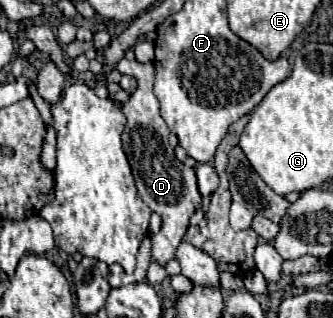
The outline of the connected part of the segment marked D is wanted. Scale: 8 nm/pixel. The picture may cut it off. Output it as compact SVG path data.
M121 59L117 63L117 69L123 75L133 75L139 83L135 93L131 93L129 103L121 107L123 115L127 117L127 125L123 129L123 149L133 169L139 197L151 207L151 211L157 211L163 217L161 231L151 237L151 261L165 267L171 259L175 259L177 245L181 243L189 227L191 215L197 211L197 207L201 207L201 195L197 191L197 177L191 167L183 165L175 157L173 147L167 143L169 129L159 113L159 99L153 93L153 77L155 77L153 65L151 63L141 65L137 61Z

